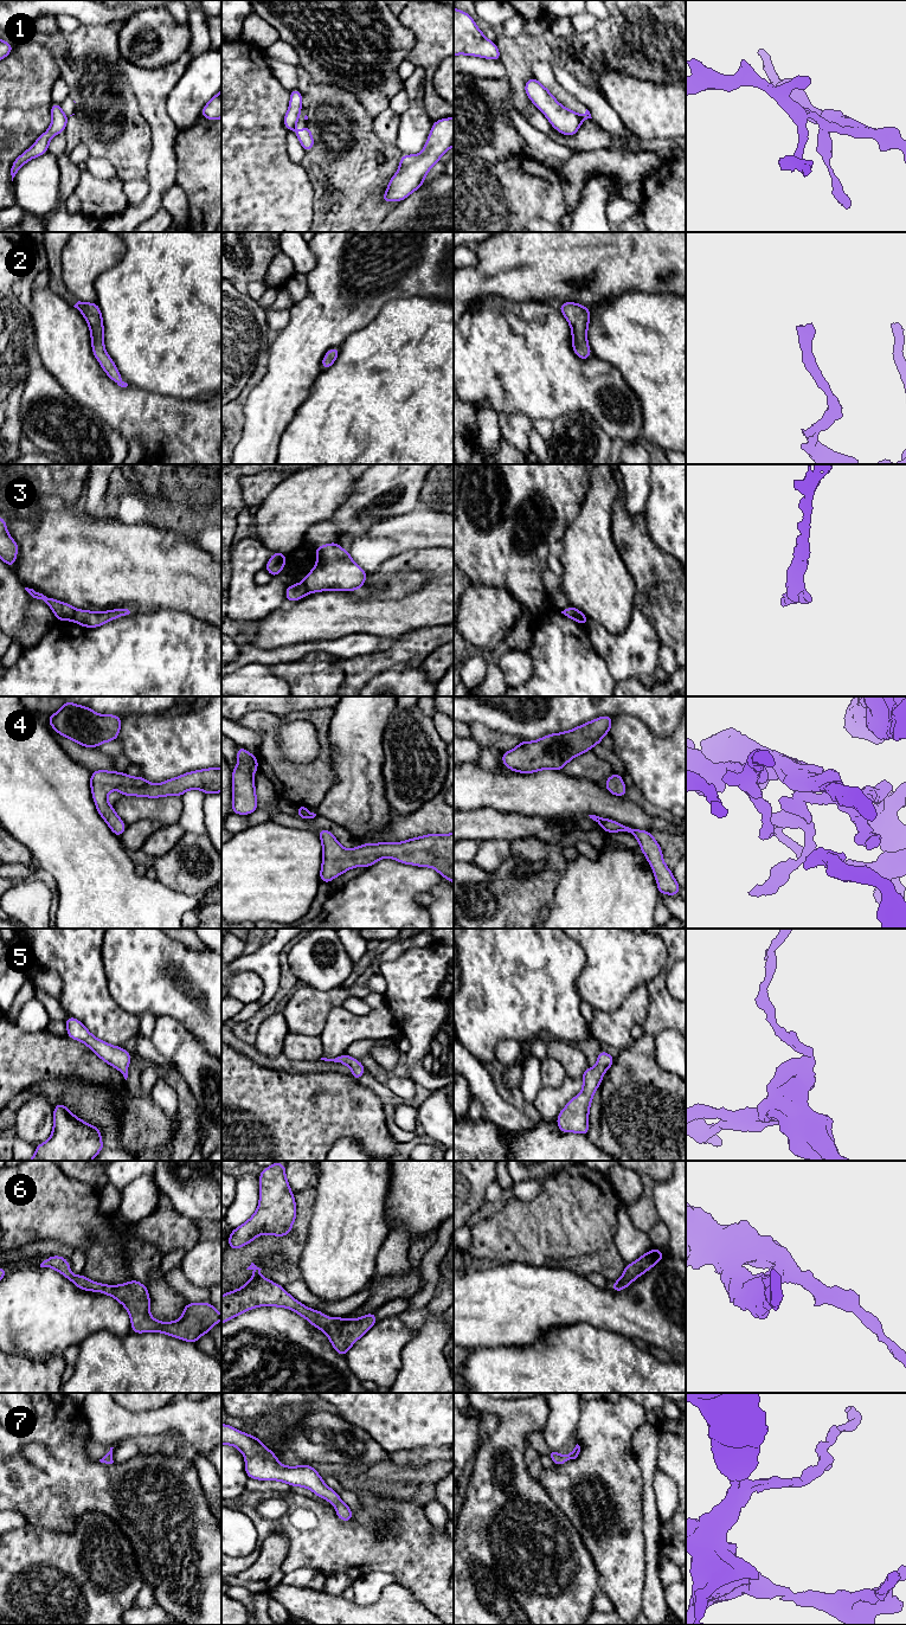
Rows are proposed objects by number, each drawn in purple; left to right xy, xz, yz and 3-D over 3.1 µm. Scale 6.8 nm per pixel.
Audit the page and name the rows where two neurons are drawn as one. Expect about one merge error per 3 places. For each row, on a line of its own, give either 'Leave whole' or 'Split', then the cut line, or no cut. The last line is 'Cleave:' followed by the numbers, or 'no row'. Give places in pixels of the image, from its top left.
1: Split. Split along yz (579, 116), (583, 120)
2: Leave whole. No split
3: Split. Split along xy (75, 609), (72, 620)
4: Leave whole. No split
5: Leave whole. No split
6: Leave whole. No split
7: Leave whole. No split
Cleave: 1, 3

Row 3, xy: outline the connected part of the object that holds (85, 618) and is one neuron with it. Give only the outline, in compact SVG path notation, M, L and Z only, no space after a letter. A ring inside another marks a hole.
M121 608L101 612L78 609L75 610L73 622L85 628L97 628L109 621L120 618L129 614L130 611L128 609Z

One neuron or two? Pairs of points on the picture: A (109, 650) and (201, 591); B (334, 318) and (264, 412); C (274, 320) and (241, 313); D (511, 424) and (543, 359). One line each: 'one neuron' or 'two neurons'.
A: two neurons
B: one neuron
C: two neurons
D: two neurons

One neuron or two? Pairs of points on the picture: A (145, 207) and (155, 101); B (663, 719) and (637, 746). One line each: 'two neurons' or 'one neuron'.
A: one neuron
B: two neurons

